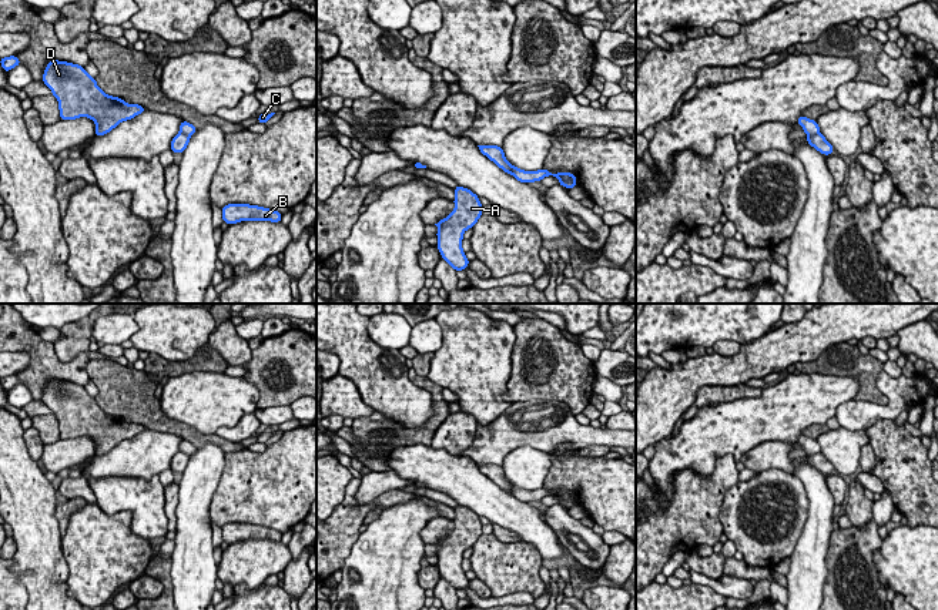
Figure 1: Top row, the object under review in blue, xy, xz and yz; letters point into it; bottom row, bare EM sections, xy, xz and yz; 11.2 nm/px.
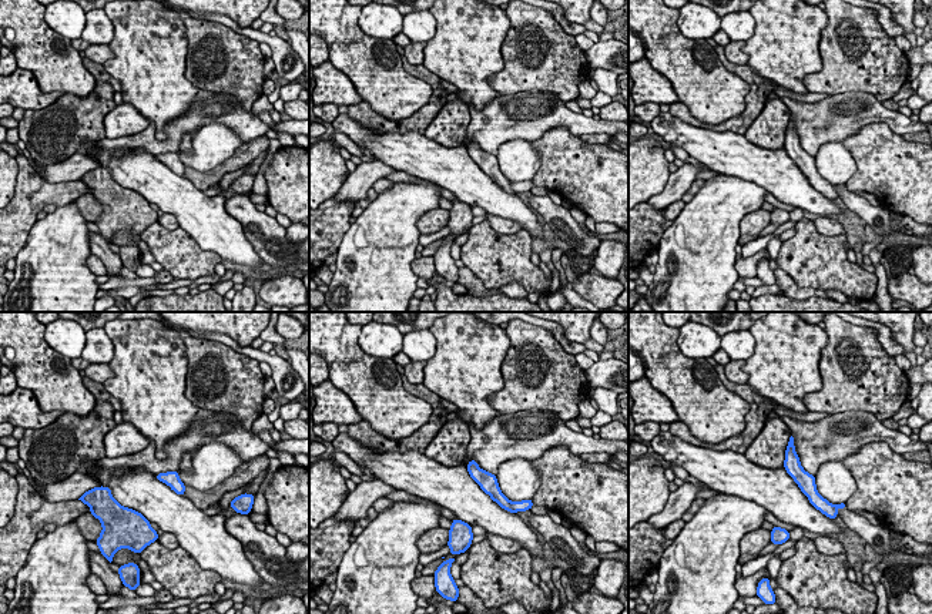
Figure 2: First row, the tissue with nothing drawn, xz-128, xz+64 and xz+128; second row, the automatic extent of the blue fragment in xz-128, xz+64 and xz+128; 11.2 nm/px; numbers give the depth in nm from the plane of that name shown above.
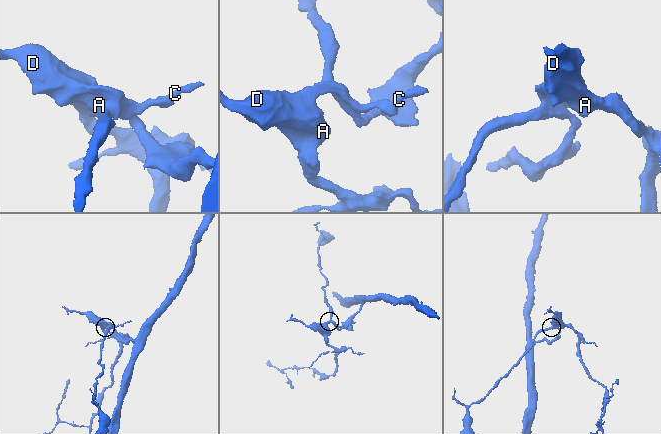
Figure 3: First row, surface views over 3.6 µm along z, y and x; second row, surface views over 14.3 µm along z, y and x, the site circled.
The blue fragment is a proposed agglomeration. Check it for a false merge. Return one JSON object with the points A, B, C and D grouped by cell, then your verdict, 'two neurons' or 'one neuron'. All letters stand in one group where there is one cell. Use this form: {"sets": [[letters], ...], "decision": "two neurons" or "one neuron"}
{"sets": [["A", "B", "C", "D"]], "decision": "one neuron"}

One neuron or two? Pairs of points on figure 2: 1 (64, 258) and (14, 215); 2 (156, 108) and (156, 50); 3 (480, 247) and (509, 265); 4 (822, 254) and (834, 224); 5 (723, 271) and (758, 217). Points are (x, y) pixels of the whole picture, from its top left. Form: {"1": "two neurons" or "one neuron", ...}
{"1": "two neurons", "2": "one neuron", "3": "one neuron", "4": "two neurons", "5": "two neurons"}

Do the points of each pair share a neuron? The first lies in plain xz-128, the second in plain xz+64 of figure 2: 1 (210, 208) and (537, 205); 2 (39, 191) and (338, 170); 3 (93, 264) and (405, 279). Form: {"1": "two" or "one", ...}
{"1": "two", "2": "two", "3": "two"}

